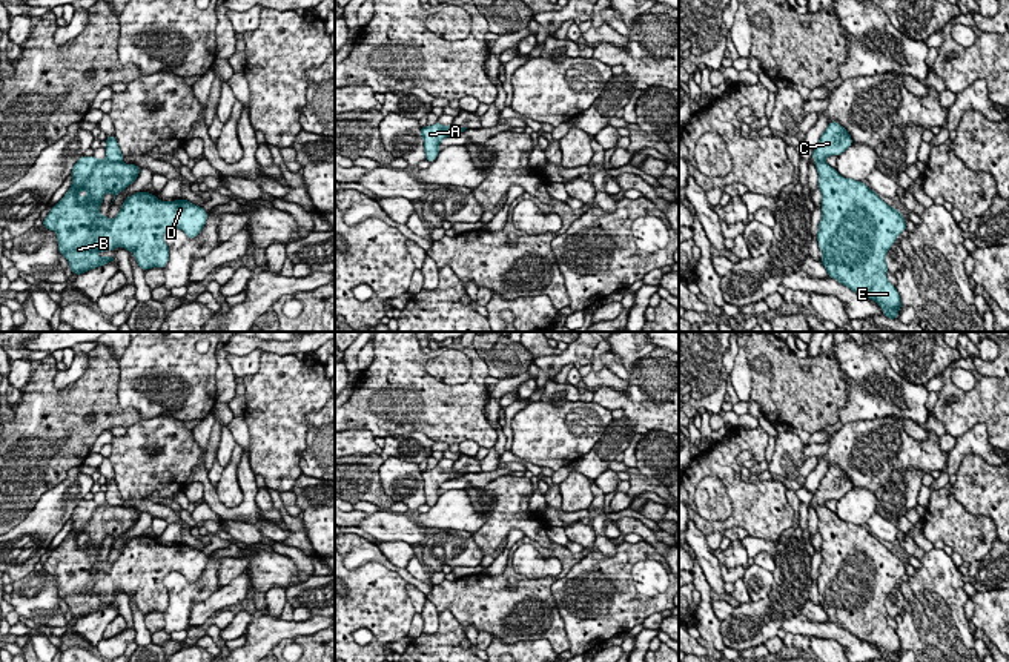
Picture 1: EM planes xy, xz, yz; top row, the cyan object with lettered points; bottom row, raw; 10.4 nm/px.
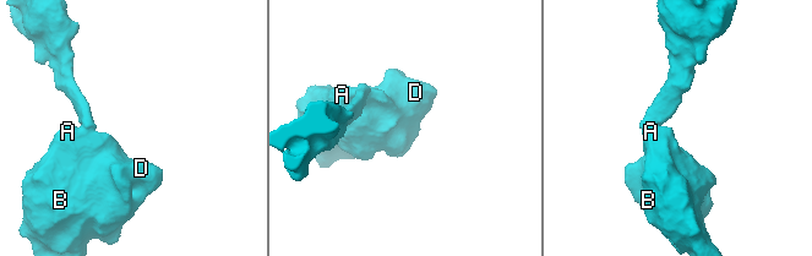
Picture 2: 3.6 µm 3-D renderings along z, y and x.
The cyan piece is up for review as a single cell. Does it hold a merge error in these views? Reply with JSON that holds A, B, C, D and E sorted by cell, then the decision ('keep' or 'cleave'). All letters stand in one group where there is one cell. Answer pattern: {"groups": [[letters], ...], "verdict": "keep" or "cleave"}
{"groups": [["A", "B", "D", "E"], ["C"]], "verdict": "cleave"}

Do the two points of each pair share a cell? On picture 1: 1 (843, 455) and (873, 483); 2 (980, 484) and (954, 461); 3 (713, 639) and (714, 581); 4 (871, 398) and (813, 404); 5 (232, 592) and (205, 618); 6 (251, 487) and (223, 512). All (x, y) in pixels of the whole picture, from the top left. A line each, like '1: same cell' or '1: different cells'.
1: same cell
2: different cells
3: different cells
4: different cells
5: same cell
6: same cell

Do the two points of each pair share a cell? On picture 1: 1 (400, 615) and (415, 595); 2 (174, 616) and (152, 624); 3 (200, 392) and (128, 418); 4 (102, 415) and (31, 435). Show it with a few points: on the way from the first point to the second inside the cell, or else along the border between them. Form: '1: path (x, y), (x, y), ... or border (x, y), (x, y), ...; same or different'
1: border (406, 584), (406, 593), (416, 612); different
2: border (162, 613), (165, 628); different
3: border (119, 384), (119, 404), (132, 407), (142, 418); different
4: path (85, 410), (68, 410), (48, 430); same

